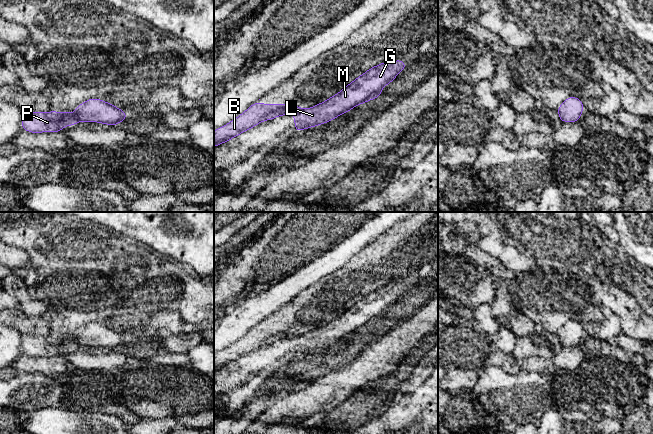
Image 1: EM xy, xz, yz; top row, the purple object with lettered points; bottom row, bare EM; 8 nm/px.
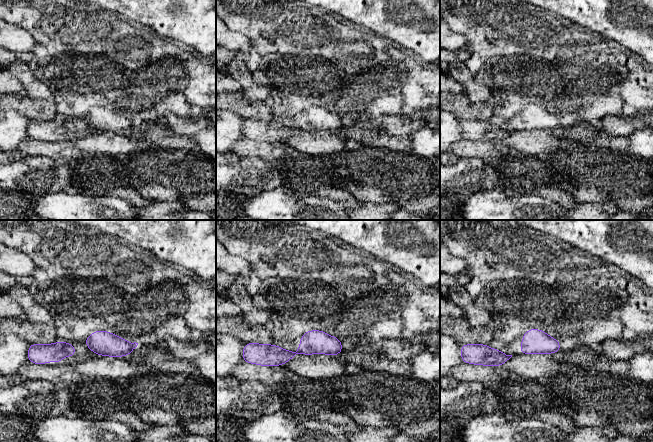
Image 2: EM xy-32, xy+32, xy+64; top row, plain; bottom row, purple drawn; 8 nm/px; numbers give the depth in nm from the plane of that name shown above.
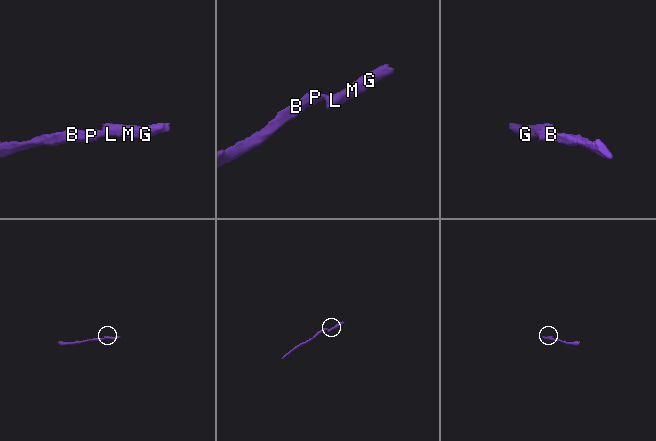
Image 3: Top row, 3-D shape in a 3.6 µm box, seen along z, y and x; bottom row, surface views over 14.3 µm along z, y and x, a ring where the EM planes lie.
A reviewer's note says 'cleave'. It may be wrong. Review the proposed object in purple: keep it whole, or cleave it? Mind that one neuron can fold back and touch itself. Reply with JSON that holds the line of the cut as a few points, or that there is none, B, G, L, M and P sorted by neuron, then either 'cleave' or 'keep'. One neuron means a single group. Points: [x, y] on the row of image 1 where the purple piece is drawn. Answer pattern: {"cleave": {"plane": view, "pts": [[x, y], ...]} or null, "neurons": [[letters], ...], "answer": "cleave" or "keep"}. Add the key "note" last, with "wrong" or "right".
{"cleave": {"plane": "xz", "pts": [[304, 109], [297, 113]]}, "neurons": [["B", "P"], ["G", "L", "M"]], "answer": "cleave", "note": "right"}

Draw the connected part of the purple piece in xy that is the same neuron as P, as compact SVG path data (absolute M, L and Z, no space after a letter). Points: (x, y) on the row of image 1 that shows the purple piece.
M22 111L22 130L31 133L43 133L44 131L55 133L69 125L77 125L79 121L75 113L69 112L32 112Z

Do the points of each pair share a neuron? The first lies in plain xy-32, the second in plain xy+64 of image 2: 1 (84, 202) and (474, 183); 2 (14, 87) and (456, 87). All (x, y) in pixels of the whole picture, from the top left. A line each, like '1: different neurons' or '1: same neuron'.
1: different neurons
2: same neuron

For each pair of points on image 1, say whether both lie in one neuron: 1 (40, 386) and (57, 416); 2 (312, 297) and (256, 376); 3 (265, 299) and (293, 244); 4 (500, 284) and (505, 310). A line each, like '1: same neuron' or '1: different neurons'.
1: different neurons
2: different neurons
3: different neurons
4: same neuron

